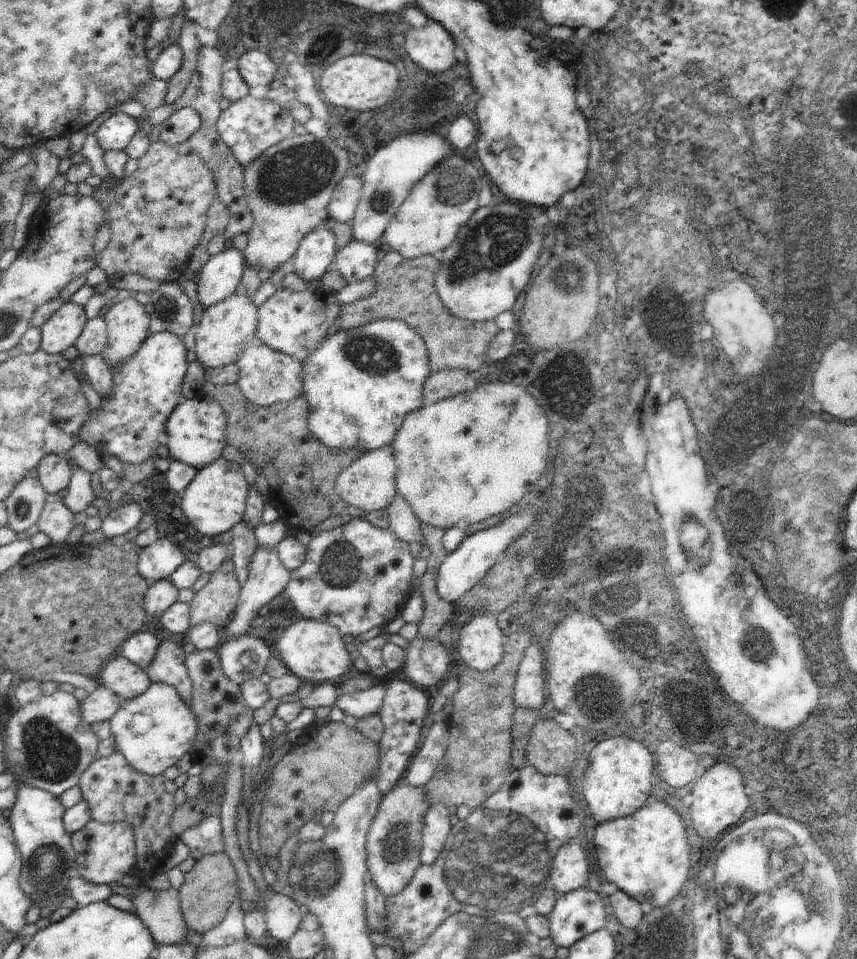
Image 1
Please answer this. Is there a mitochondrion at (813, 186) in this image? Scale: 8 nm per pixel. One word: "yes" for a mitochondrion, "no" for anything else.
yes

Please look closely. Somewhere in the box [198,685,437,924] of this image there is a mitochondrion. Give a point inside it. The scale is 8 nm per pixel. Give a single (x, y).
(322, 869)

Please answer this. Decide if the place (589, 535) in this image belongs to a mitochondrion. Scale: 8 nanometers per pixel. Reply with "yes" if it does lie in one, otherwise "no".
yes

